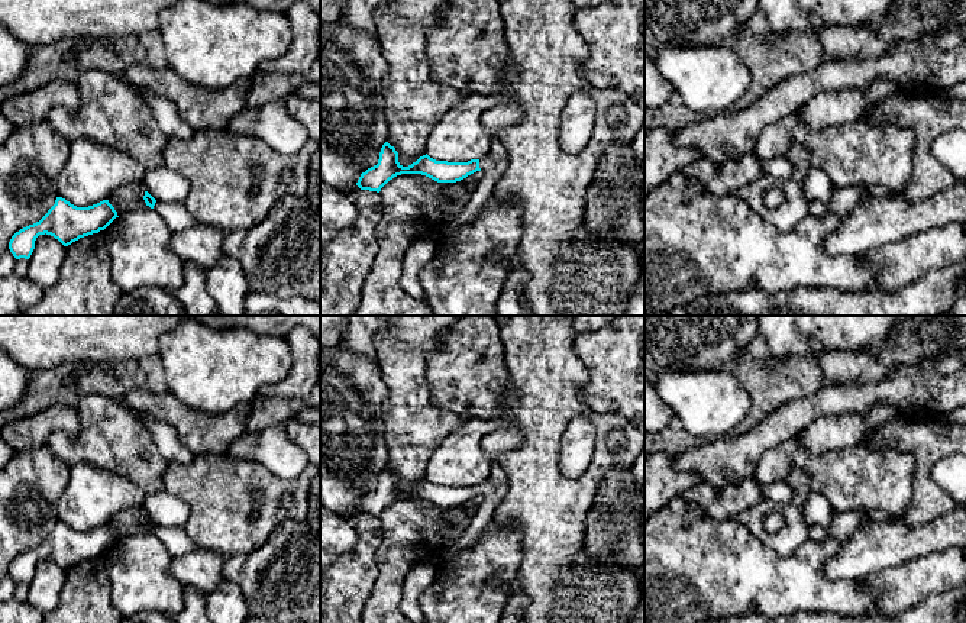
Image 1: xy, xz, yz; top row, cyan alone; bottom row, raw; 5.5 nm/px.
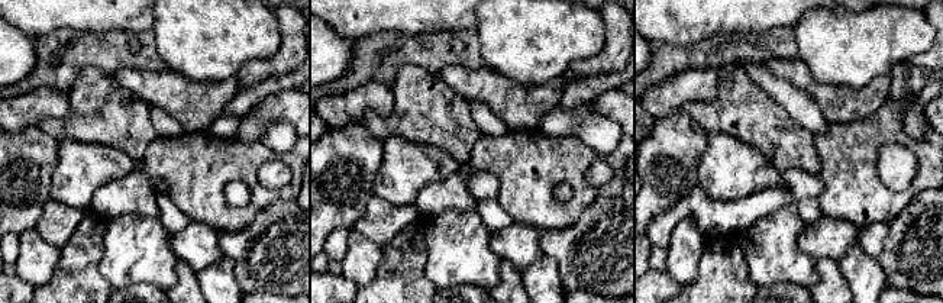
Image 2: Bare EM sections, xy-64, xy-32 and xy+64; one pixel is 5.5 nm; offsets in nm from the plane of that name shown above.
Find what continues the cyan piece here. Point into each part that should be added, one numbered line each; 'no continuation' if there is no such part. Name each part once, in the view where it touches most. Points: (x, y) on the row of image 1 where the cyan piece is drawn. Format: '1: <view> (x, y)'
1: xz (493, 167)

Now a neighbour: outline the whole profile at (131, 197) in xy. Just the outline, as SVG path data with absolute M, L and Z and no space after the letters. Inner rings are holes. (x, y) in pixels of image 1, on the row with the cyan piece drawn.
M139 181L114 190L107 200L117 216L125 216L132 210L151 209L143 200L145 191L143 181Z

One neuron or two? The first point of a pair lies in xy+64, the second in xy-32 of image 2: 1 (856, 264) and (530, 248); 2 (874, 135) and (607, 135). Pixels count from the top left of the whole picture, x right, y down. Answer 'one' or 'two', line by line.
1: two
2: two

